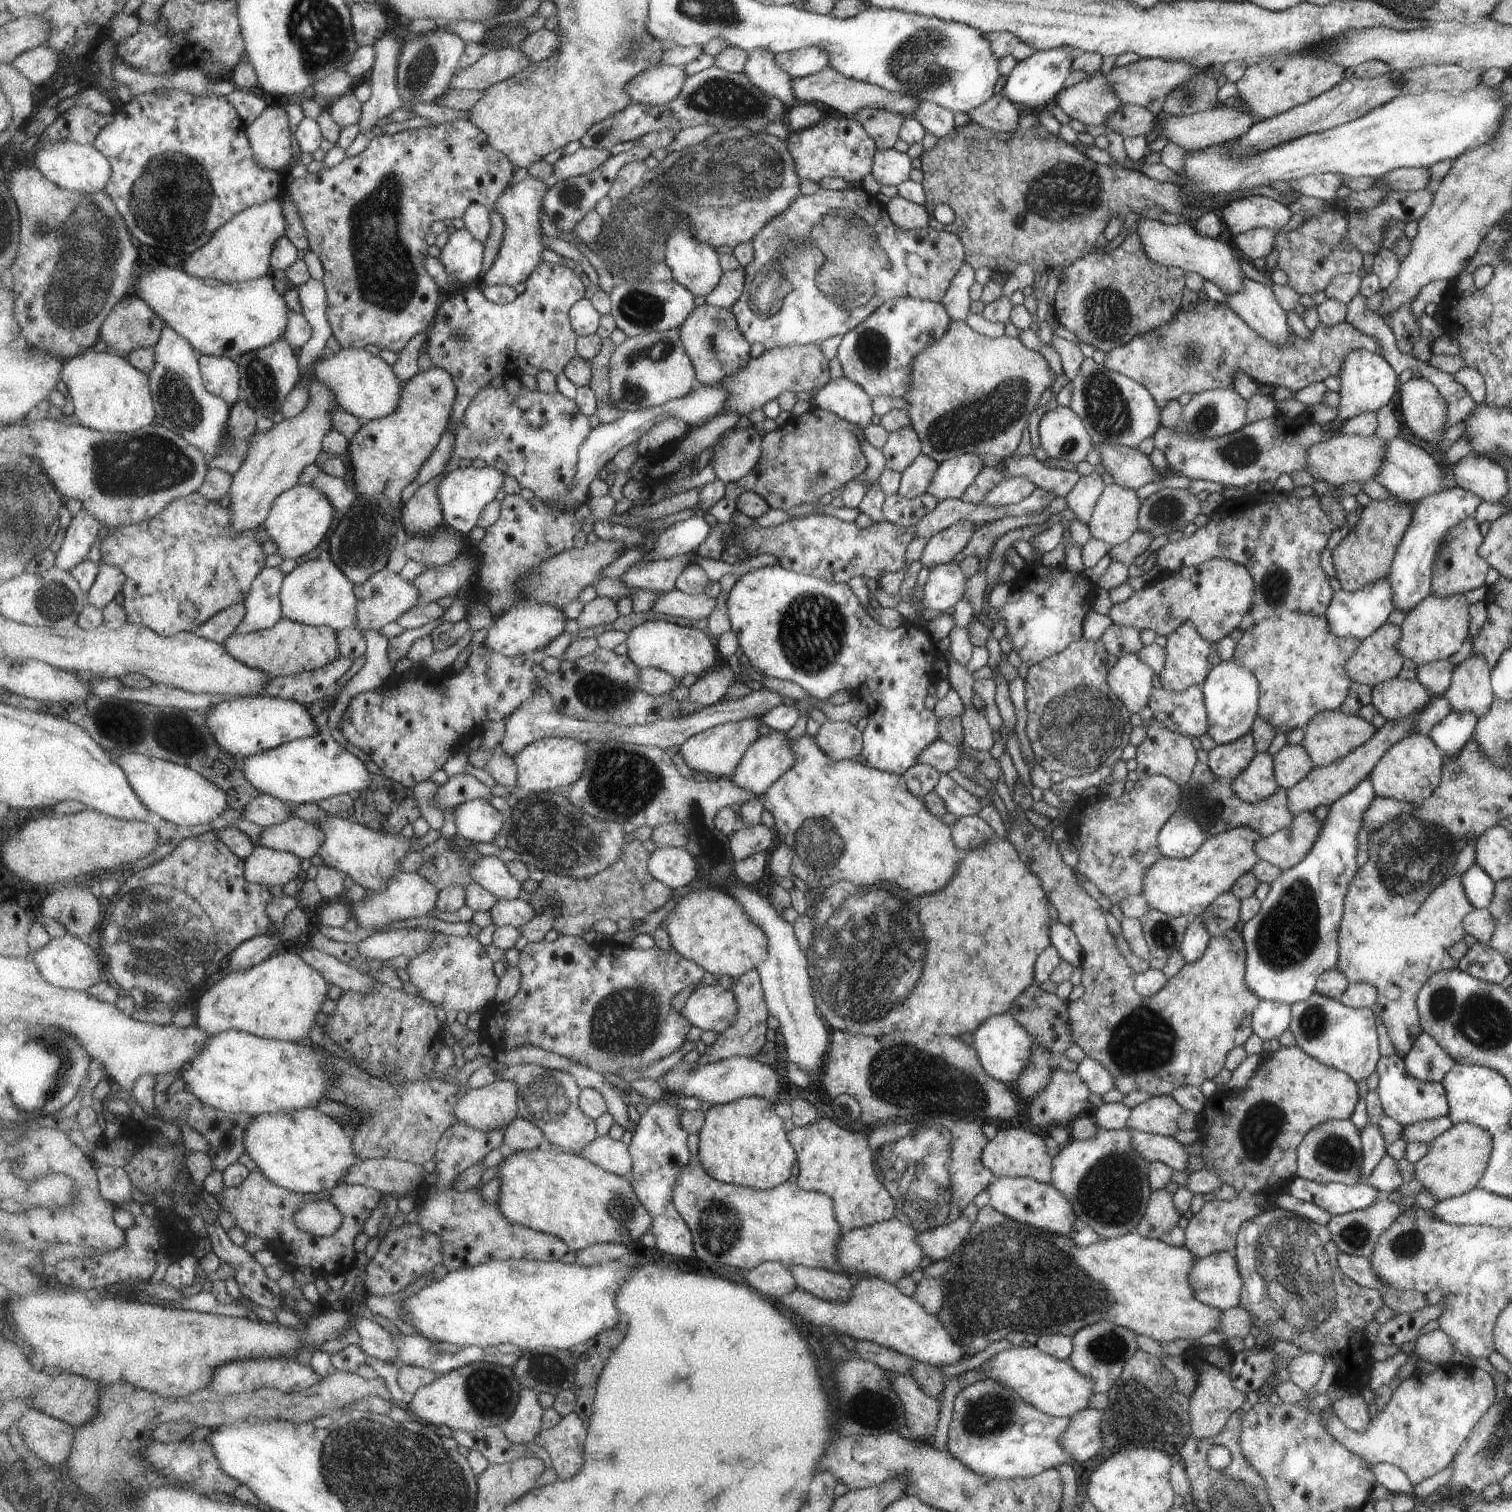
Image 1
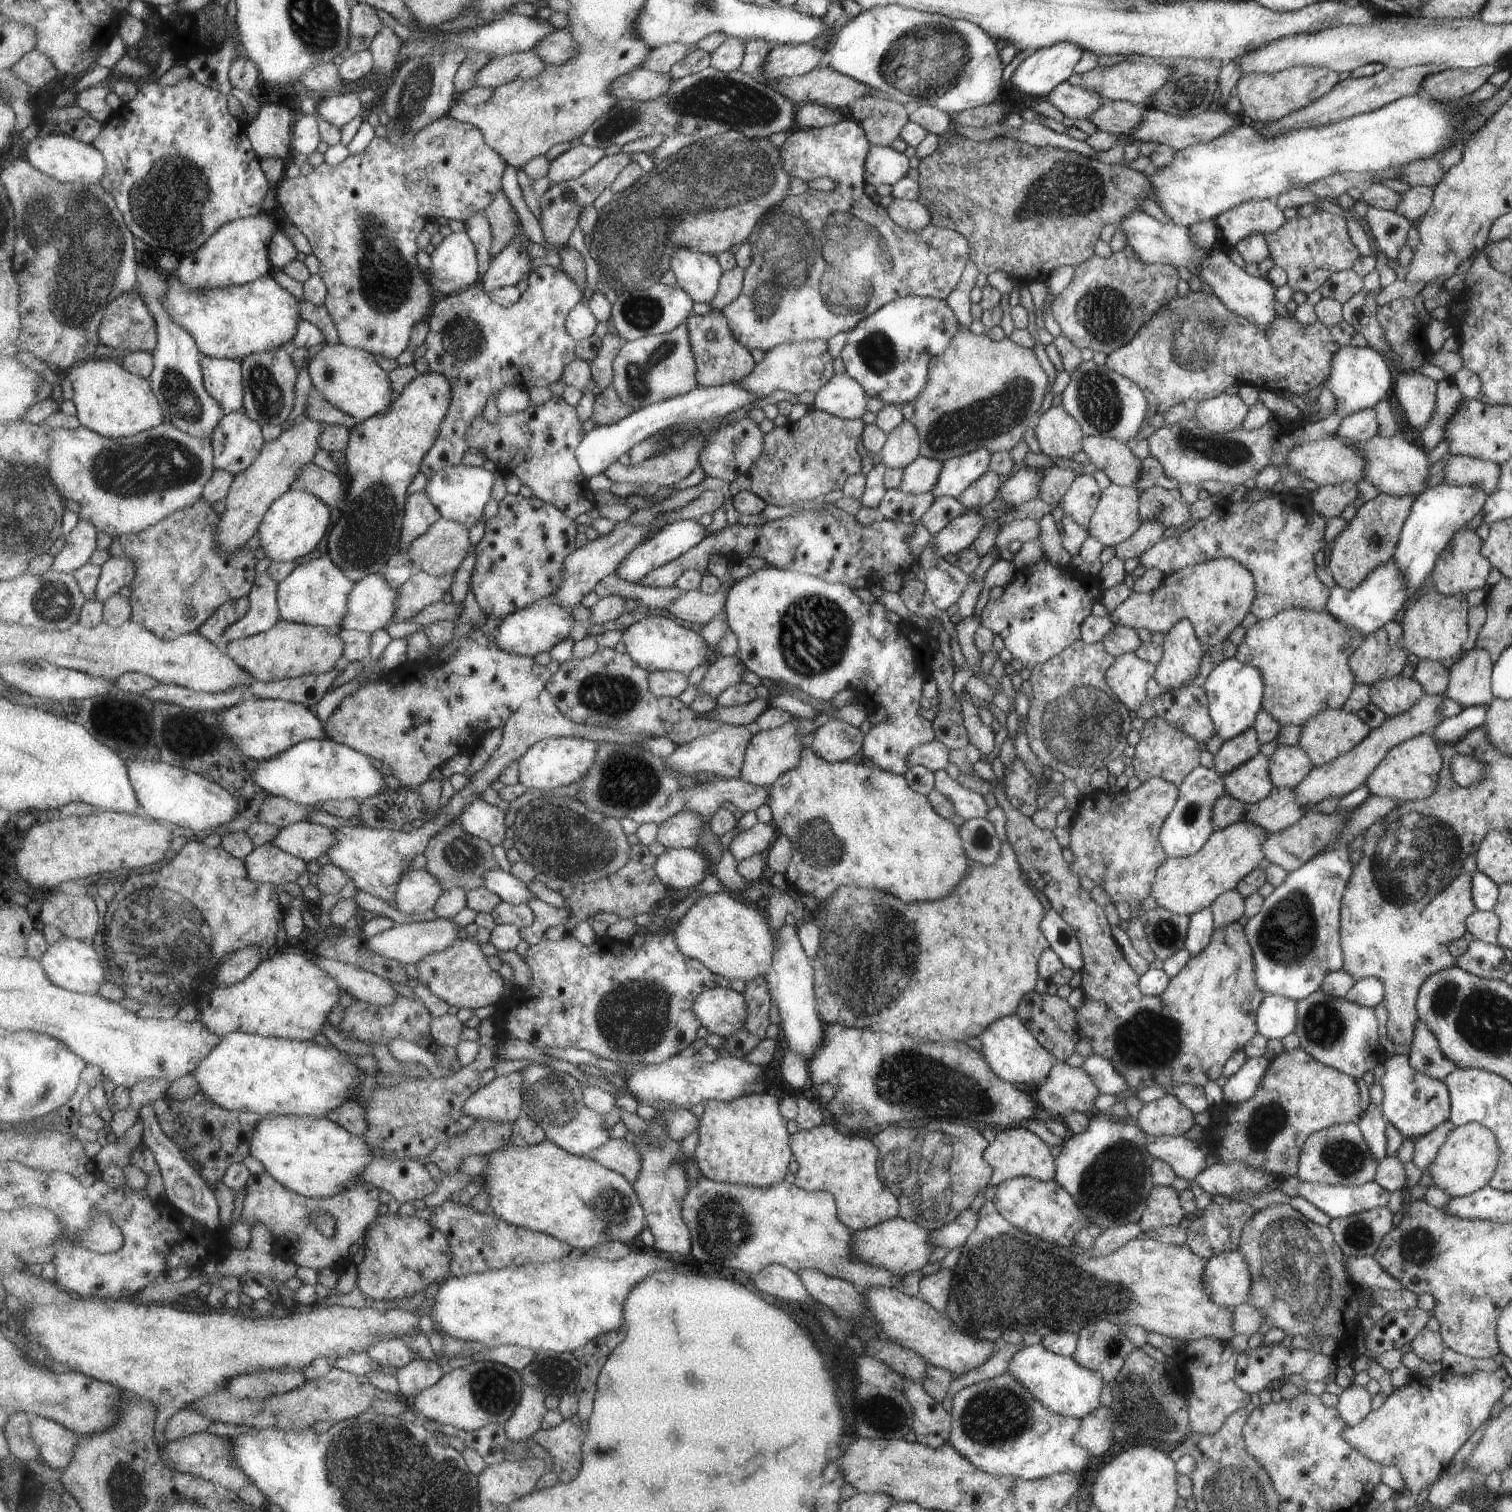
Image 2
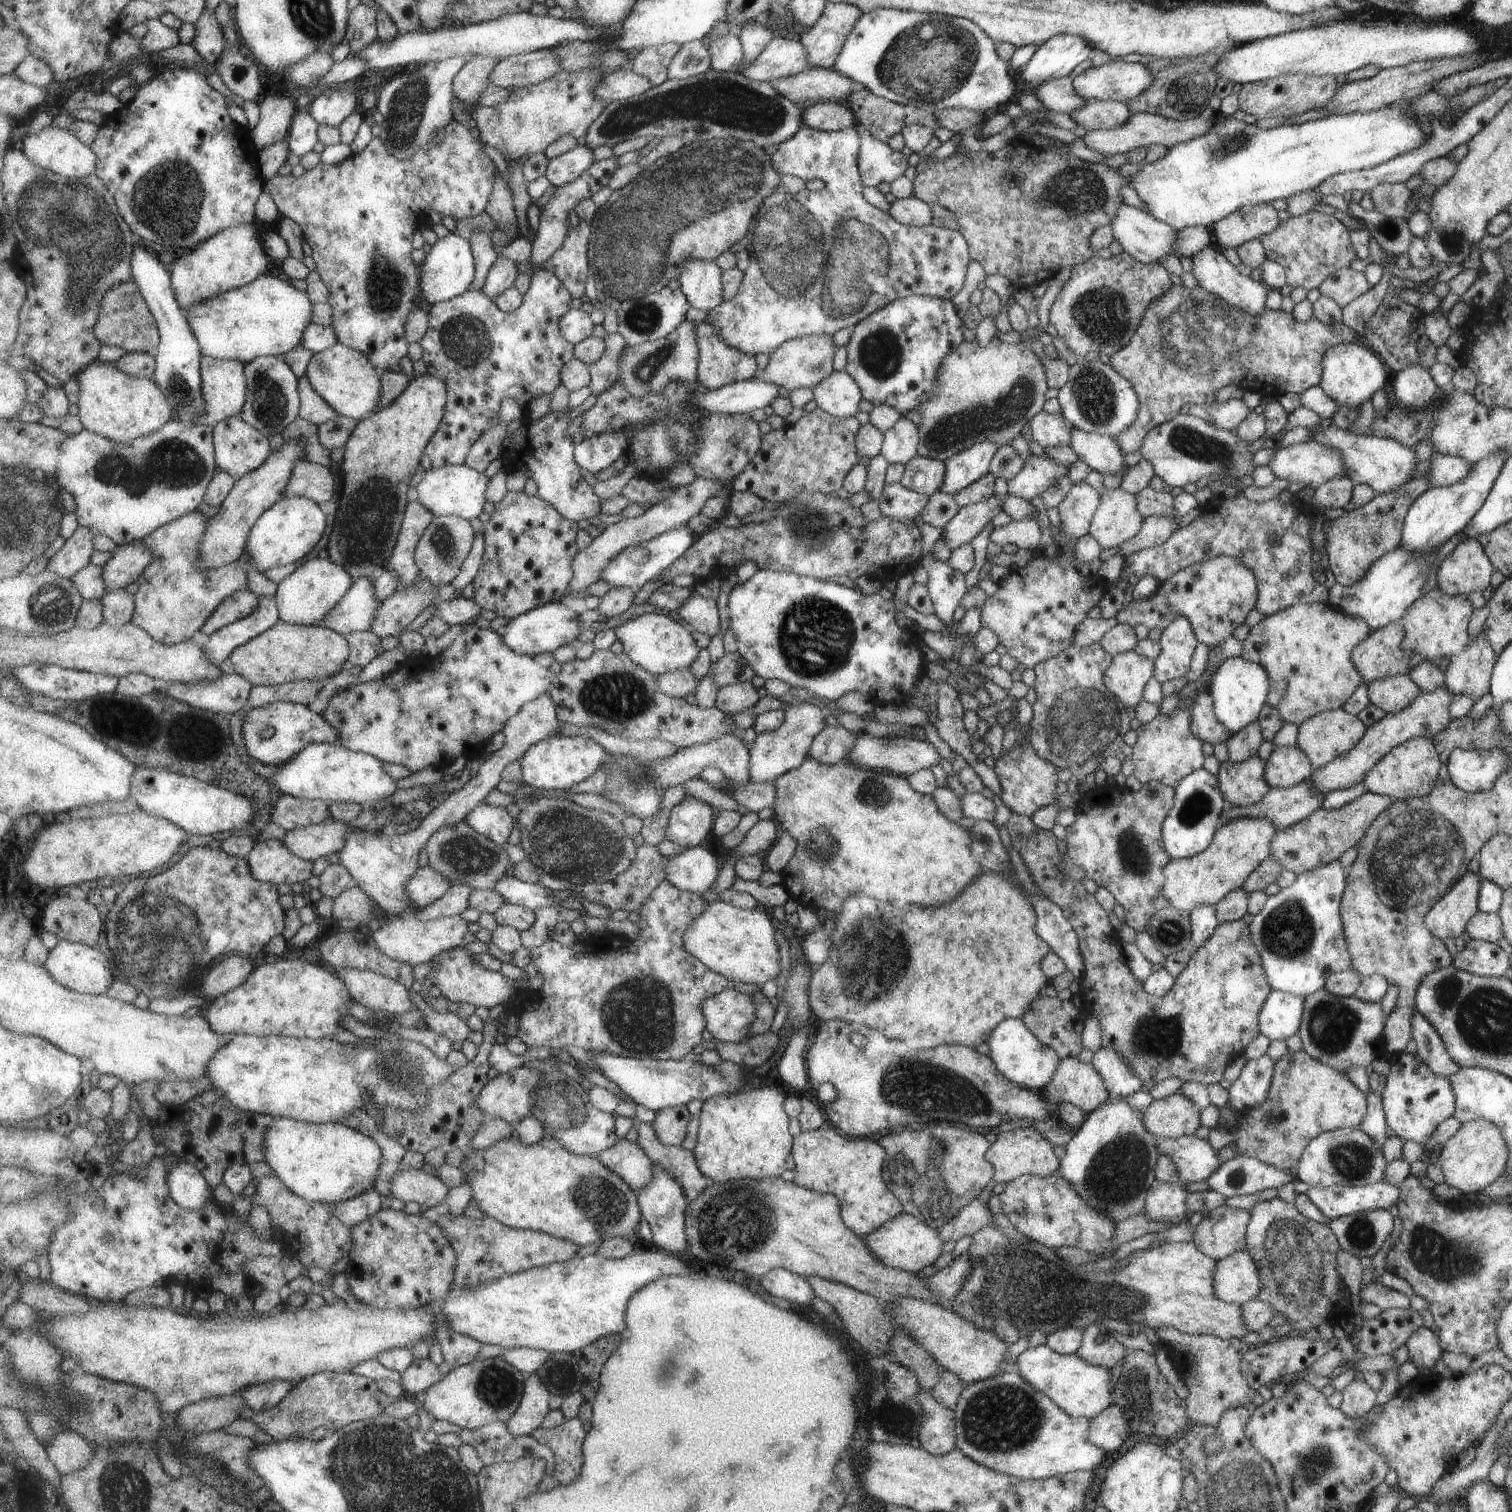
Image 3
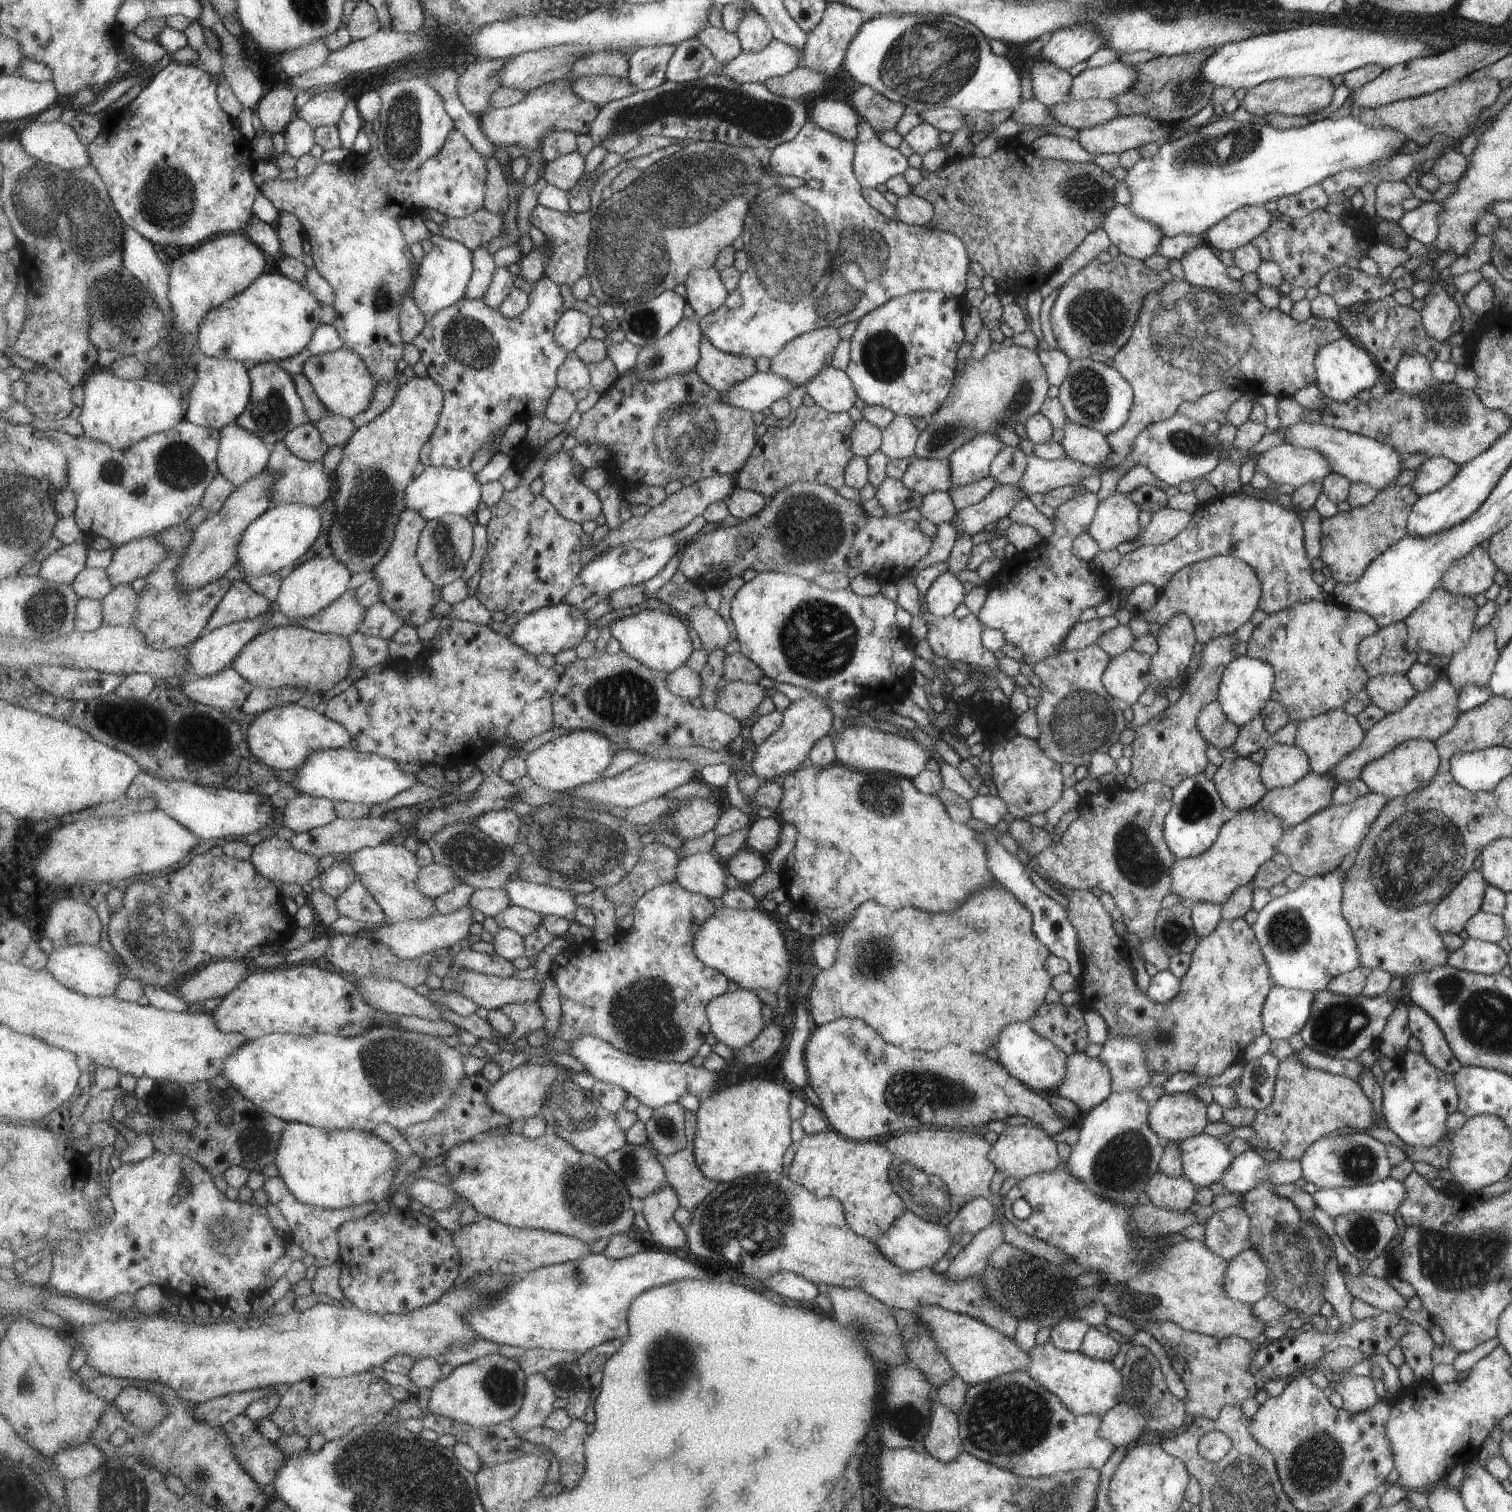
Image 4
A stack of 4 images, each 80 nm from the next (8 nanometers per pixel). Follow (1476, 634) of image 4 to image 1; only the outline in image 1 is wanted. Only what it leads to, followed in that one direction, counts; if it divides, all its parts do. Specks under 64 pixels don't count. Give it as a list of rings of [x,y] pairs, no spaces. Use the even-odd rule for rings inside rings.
[[[1469,655],[1455,665],[1443,695],[1453,711],[1472,712],[1478,718],[1493,704],[1494,691],[1489,684],[1489,663],[1483,655]]]

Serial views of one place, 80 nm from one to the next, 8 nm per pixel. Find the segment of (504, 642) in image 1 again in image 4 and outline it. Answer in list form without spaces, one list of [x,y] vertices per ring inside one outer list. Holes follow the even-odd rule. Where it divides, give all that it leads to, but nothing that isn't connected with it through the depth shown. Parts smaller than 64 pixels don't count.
[[[562,601],[560,604],[544,607],[523,616],[515,625],[508,636],[513,644],[521,646],[529,654],[538,657],[543,653],[557,655],[563,650],[578,647],[583,641],[591,627],[590,620],[586,618],[585,612],[581,612],[577,606]]]

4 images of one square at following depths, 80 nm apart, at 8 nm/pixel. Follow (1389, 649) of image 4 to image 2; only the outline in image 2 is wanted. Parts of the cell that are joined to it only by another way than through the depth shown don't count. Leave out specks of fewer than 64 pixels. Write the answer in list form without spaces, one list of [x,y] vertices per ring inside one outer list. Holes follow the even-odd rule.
[[[1393,620],[1365,636],[1349,658],[1355,681],[1371,686],[1374,682],[1397,677],[1408,655],[1407,650],[1399,646],[1401,638],[1402,626]]]

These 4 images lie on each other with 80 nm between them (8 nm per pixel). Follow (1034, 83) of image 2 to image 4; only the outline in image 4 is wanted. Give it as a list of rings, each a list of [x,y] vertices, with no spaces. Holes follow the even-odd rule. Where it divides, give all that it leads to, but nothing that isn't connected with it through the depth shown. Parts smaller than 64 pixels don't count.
[[[1089,22],[1071,28],[1059,28],[1051,34],[1051,39],[1041,47],[1034,58],[1049,62],[1061,70],[1069,70],[1075,64],[1088,58],[1103,46],[1103,38],[1095,32]]]

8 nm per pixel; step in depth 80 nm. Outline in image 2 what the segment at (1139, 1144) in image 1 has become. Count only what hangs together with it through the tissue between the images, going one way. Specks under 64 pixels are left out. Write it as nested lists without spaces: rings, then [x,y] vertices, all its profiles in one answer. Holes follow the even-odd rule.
[[[1185,1135],[1146,1136],[1146,1149],[1148,1153],[1154,1159],[1161,1159],[1169,1163],[1176,1176],[1186,1181],[1194,1180],[1194,1178],[1206,1168],[1205,1158],[1207,1155],[1198,1147],[1200,1146],[1199,1143],[1200,1142],[1188,1139]]]

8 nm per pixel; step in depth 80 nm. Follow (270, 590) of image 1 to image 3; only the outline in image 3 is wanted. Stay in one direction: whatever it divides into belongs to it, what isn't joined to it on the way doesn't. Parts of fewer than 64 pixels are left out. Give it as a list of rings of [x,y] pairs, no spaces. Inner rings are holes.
[[[260,597],[260,605],[253,614],[220,628],[209,637],[204,646],[206,655],[221,666],[237,647],[273,628],[280,620],[275,597]]]

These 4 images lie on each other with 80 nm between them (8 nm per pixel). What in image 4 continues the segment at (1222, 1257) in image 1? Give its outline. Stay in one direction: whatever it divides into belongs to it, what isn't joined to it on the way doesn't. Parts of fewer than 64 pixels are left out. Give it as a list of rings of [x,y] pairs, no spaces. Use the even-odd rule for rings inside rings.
[[[1246,1249],[1238,1256],[1227,1260],[1227,1269],[1223,1272],[1223,1292],[1227,1298],[1251,1305],[1265,1297],[1269,1280],[1271,1273],[1263,1264],[1263,1259],[1259,1258],[1255,1250]]]

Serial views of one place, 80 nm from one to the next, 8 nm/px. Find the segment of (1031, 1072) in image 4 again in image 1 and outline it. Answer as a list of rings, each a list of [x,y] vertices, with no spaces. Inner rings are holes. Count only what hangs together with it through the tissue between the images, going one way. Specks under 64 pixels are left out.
[[[1008,1012],[987,1017],[977,1030],[971,1033],[971,1046],[974,1047],[983,1070],[986,1070],[991,1078],[1009,1085],[1026,1069],[1027,1061],[1030,1061],[1031,1047],[1035,1044],[1034,1038]]]

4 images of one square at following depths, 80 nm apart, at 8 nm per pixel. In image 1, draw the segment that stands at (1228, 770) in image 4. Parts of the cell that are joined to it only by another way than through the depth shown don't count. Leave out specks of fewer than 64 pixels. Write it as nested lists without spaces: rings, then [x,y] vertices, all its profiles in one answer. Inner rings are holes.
[[[1266,751],[1255,753],[1249,764],[1229,784],[1244,803],[1256,803],[1273,794],[1279,786],[1274,781],[1274,759]]]

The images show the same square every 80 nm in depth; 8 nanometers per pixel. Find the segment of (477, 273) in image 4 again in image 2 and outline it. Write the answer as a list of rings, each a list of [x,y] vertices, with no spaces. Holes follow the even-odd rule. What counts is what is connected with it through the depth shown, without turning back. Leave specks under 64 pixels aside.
[[[485,212],[476,213],[465,222],[465,231],[476,244],[478,251],[478,263],[480,264],[480,276],[489,270],[494,259],[492,255],[493,231],[490,220]]]

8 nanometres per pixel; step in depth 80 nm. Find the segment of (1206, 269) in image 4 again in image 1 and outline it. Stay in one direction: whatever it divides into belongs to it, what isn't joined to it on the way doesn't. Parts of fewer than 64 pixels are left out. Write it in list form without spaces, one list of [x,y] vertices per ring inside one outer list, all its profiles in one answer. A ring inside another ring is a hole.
[[[1244,275],[1243,278],[1245,281],[1241,289],[1225,295],[1226,303],[1258,335],[1276,345],[1284,345],[1293,332],[1288,327],[1286,312],[1277,304],[1271,287]]]

